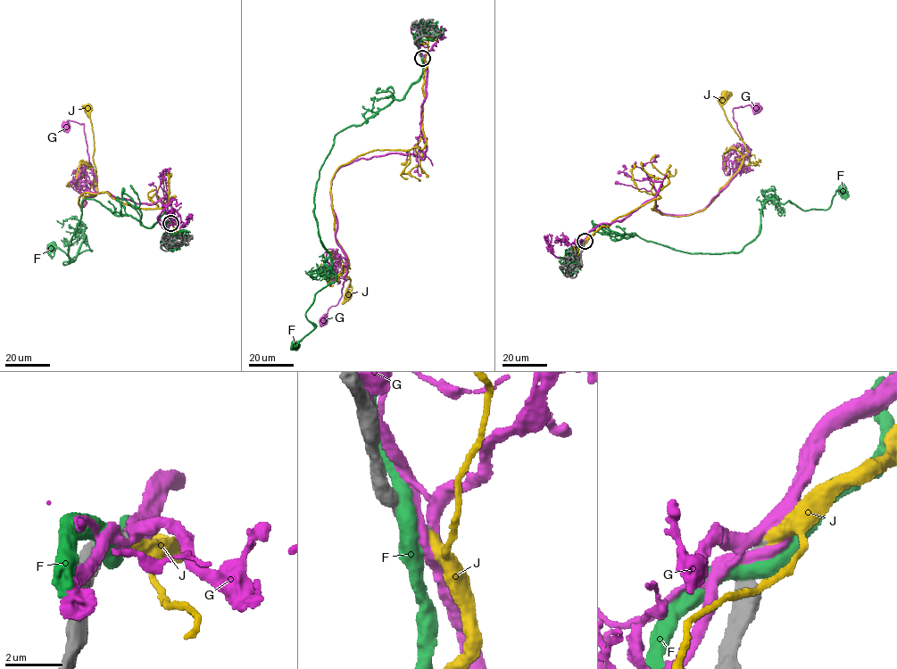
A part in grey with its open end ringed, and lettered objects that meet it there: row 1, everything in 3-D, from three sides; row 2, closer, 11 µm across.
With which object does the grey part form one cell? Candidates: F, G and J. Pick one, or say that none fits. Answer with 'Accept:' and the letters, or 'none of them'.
Accept: J

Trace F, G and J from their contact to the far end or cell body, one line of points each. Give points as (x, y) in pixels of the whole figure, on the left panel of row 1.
F: (169, 223), (167, 211), (145, 227), (86, 199), (69, 263), (86, 235), (91, 251), (64, 265), (51, 246)
G: (170, 222), (164, 198), (87, 192), (80, 207), (95, 194), (94, 175), (84, 125), (66, 125)
J: (170, 223), (163, 209), (134, 208), (106, 192), (84, 193), (80, 209), (96, 191), (87, 108)

